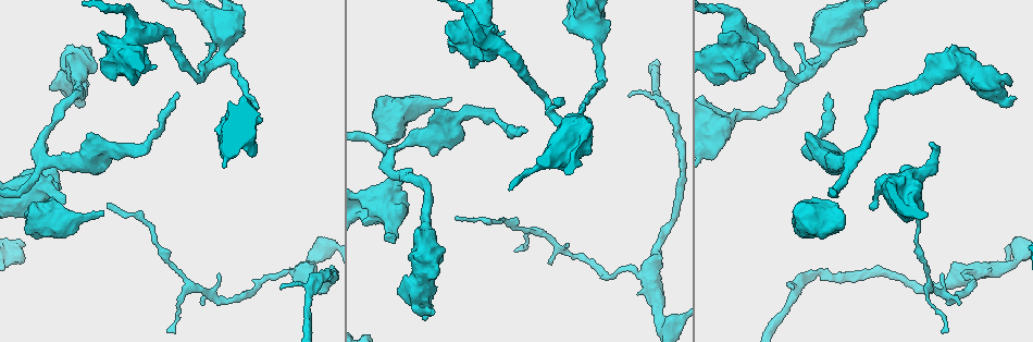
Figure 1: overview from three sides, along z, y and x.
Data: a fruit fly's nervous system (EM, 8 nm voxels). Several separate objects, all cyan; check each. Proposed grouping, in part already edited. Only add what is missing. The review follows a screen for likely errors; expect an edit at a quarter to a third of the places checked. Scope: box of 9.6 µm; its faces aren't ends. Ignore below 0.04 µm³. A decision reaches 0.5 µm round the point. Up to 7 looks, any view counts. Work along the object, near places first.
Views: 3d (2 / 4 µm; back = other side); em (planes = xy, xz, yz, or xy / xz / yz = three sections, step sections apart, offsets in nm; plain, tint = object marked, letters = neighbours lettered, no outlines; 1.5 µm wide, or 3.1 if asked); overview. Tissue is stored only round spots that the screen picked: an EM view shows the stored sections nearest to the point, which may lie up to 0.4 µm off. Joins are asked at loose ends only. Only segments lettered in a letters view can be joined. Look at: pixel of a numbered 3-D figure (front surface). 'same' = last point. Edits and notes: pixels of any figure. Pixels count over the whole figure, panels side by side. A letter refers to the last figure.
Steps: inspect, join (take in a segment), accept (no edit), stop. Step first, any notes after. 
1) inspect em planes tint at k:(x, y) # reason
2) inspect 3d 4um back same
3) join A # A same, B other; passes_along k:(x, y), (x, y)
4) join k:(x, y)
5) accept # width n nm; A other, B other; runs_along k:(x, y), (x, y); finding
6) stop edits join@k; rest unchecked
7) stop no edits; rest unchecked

inspect 3d 4um at 1:(220, 155) # branch stops here

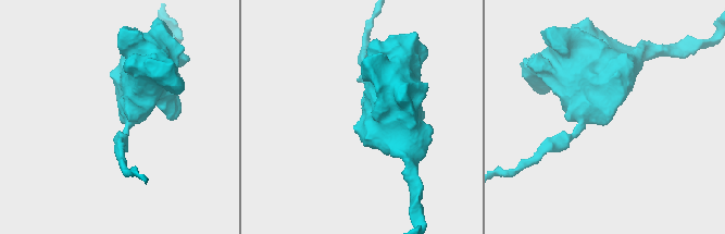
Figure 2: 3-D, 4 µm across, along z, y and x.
inspect em planes tint at 2:(606, 124) # shape alone is not enough

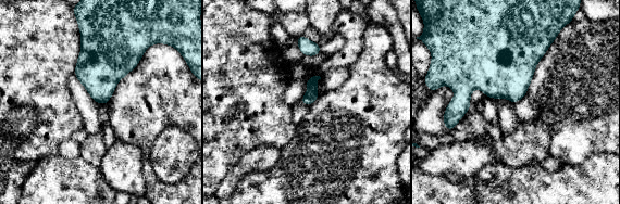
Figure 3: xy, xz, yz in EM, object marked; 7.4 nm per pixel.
inspect em planes letters same

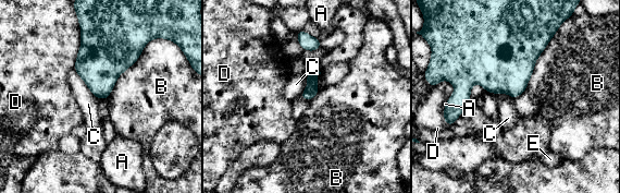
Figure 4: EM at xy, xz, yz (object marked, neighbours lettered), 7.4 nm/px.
accept # A other, B other, C other, D other, E other; border 4:(149, 40), (104, 99); no lettered segment goes on from it

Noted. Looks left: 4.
inspect em planes letters at 1:(101, 213) # branch stops here

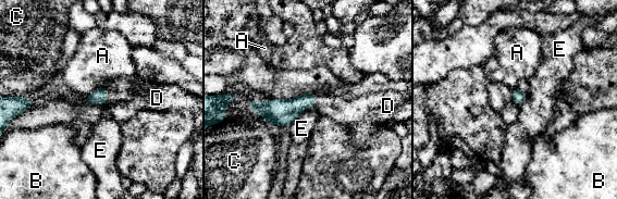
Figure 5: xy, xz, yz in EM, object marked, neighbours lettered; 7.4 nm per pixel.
join 5:(121, 89) # A other, B other, C other, D same, E other; passes_along 5:(99, 96), (107, 96), (121, 89); it goes on there

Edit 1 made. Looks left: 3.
inspect overview # see it whole again

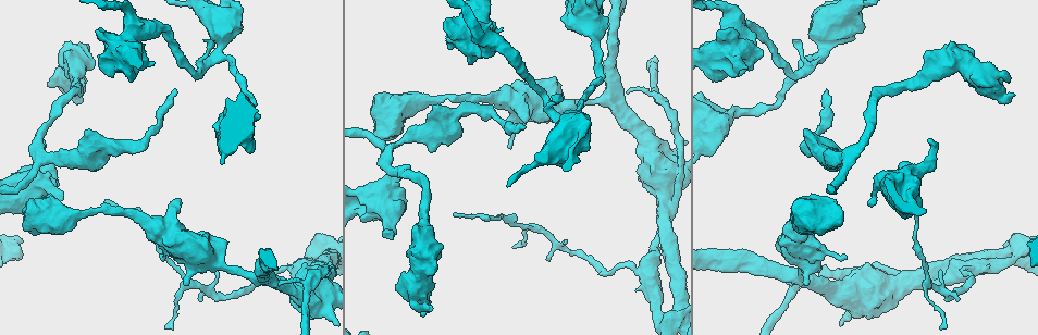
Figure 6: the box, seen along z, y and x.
inspect 3d 4um at 6:(549, 261) # an open end

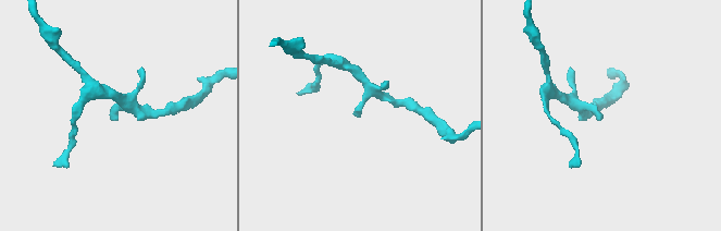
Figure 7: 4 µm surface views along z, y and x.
inspect em xz step 4 letters at 7:(115, 119)

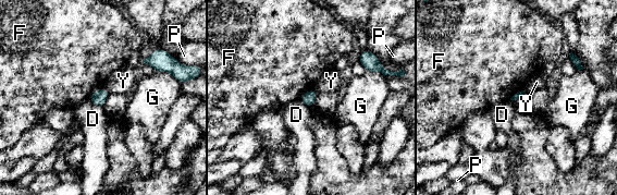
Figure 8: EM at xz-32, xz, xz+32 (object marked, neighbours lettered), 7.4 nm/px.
accept # longest_contact G 170 nm; D other, F other, G other, P other, Y other; no lettered segment goes on from it

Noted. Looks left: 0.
stop edits join@5; rest unchecked

